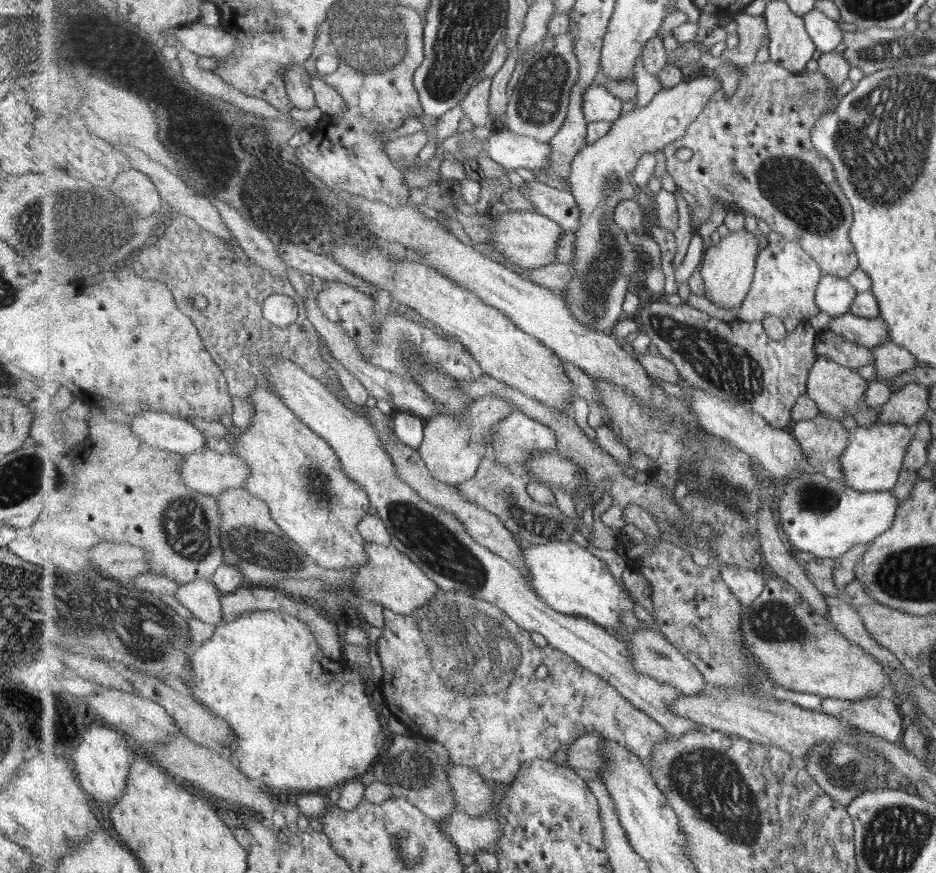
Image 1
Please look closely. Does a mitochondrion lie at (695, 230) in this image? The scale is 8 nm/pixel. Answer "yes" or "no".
no

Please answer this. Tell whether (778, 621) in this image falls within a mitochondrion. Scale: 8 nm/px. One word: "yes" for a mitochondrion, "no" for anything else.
yes

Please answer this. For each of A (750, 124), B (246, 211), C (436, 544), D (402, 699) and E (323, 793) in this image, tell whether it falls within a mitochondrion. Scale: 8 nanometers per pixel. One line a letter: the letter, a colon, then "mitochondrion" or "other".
A: other
B: other
C: mitochondrion
D: other
E: other

